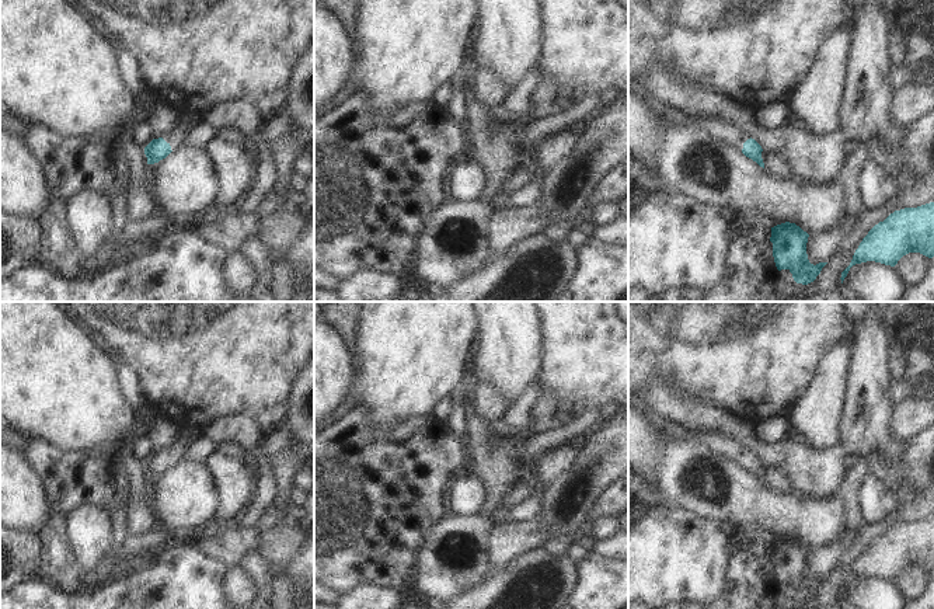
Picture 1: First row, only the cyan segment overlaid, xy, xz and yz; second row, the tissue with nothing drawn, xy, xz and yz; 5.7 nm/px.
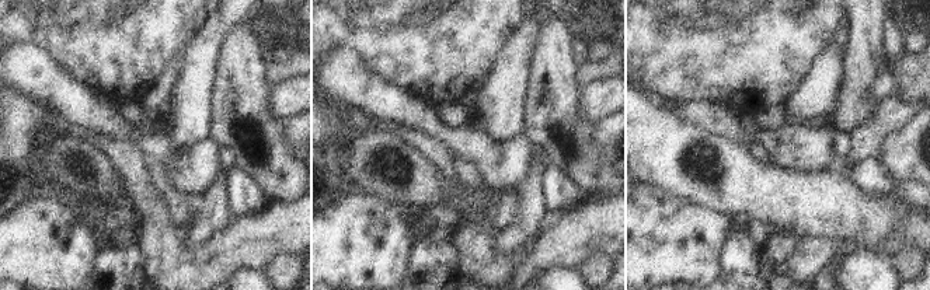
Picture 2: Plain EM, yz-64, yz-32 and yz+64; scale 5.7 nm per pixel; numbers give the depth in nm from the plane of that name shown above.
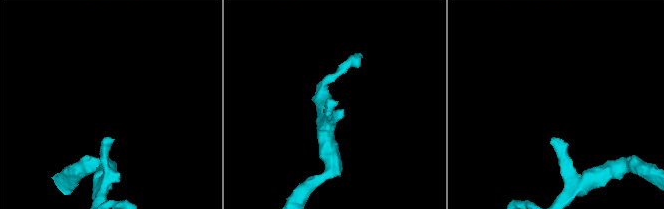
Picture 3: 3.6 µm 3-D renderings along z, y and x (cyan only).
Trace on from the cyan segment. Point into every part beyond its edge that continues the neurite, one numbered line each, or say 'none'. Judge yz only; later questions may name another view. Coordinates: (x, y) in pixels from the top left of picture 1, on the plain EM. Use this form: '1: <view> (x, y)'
1: yz (720, 441)

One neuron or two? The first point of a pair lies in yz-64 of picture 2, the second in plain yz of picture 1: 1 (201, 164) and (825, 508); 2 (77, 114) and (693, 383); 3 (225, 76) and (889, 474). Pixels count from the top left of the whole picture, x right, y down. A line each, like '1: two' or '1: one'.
1: two
2: two
3: one

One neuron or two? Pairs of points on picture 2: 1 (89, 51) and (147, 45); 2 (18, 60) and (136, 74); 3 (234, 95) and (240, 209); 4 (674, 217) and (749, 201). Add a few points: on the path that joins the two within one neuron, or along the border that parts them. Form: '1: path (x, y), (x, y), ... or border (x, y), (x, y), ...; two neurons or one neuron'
1: path (103, 48), (133, 48); one neuron
2: border (32, 45), (44, 49), (84, 86); two neurons
3: border (236, 164), (261, 188); two neurons
4: border (676, 196), (728, 217); two neurons

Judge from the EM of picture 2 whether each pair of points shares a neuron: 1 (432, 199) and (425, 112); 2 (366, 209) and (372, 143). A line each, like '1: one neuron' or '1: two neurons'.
1: two neurons
2: two neurons

